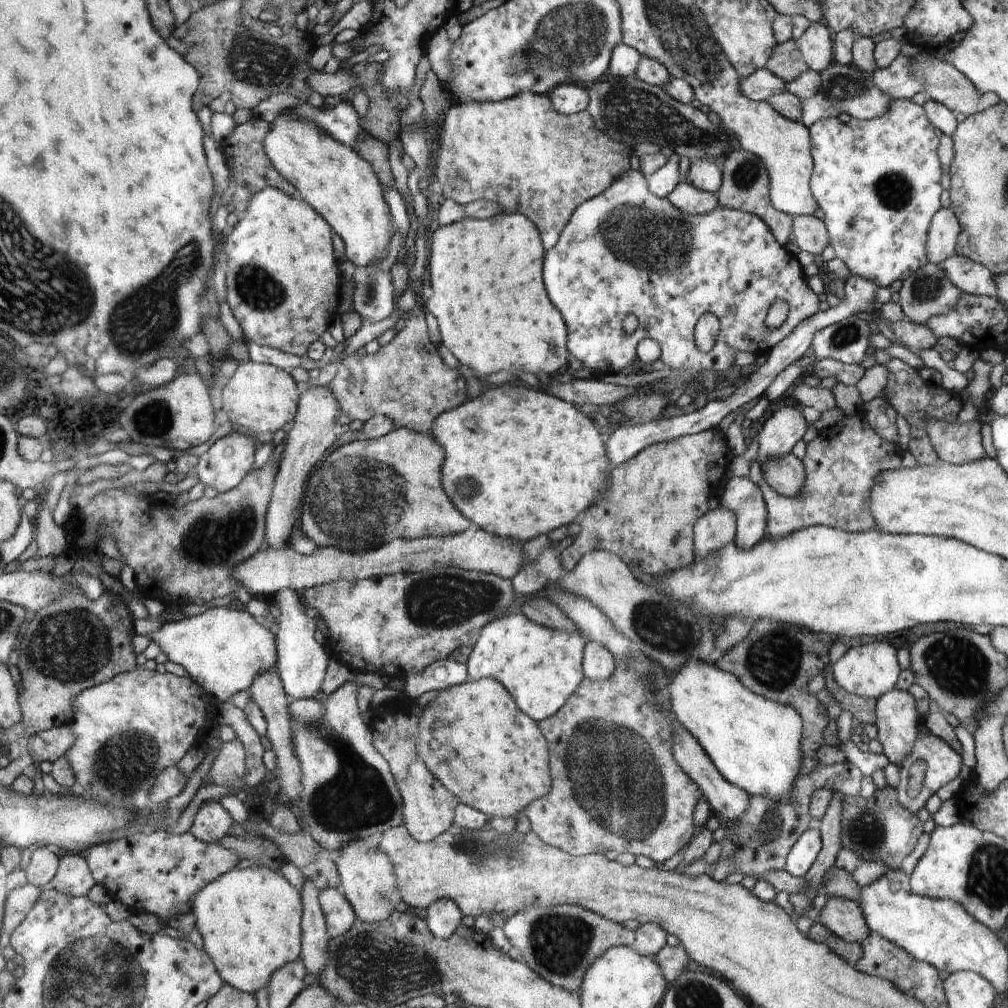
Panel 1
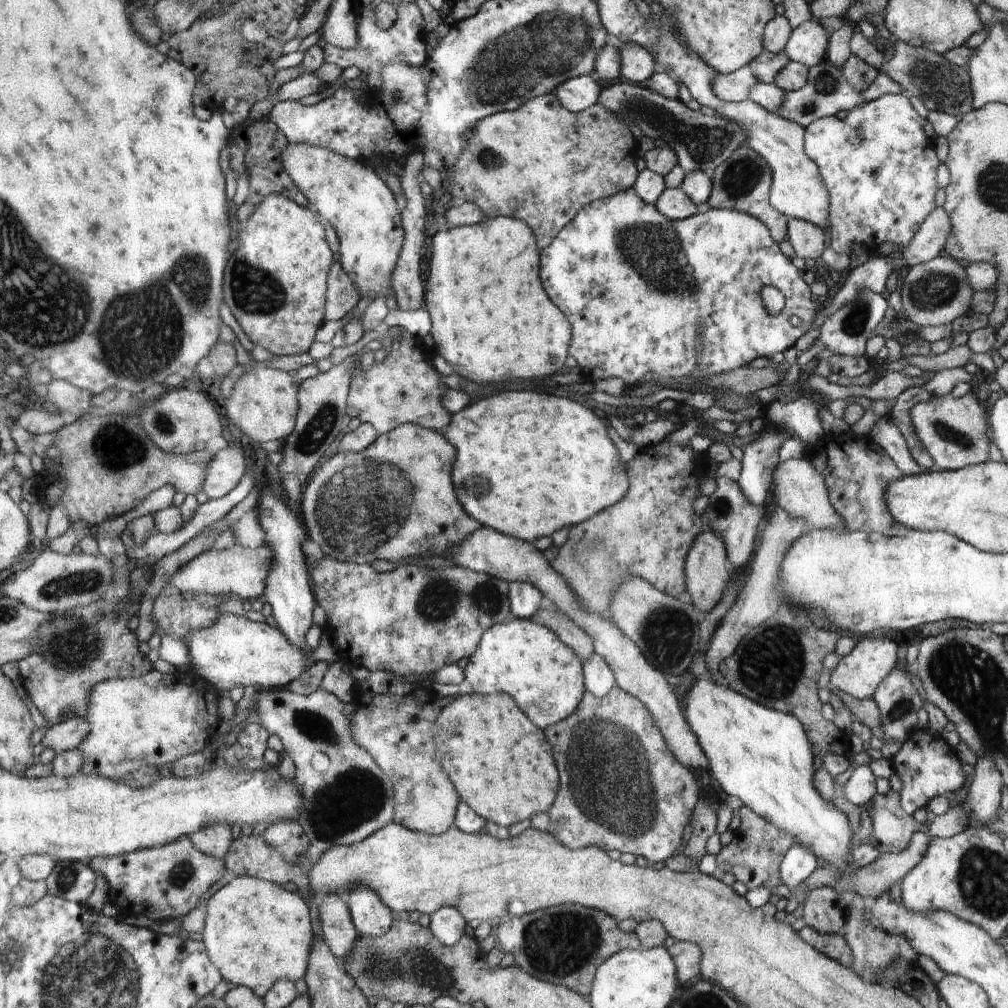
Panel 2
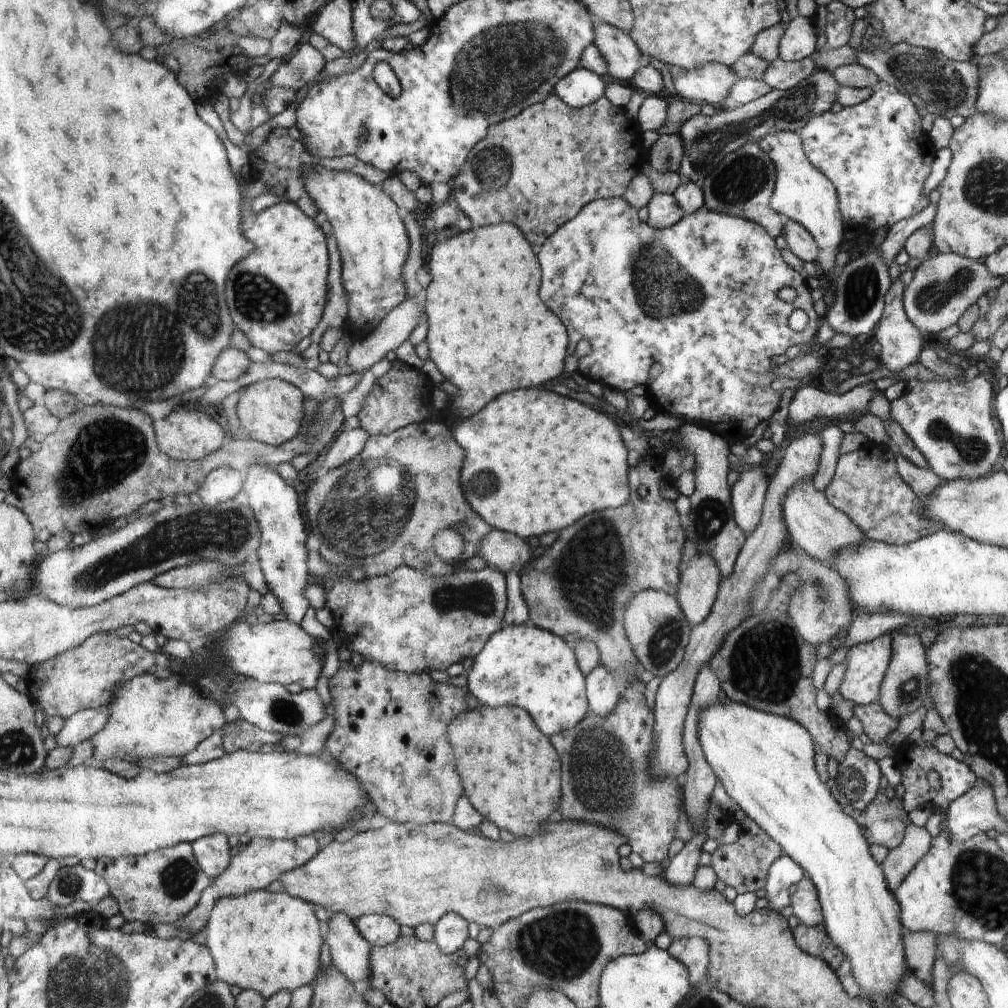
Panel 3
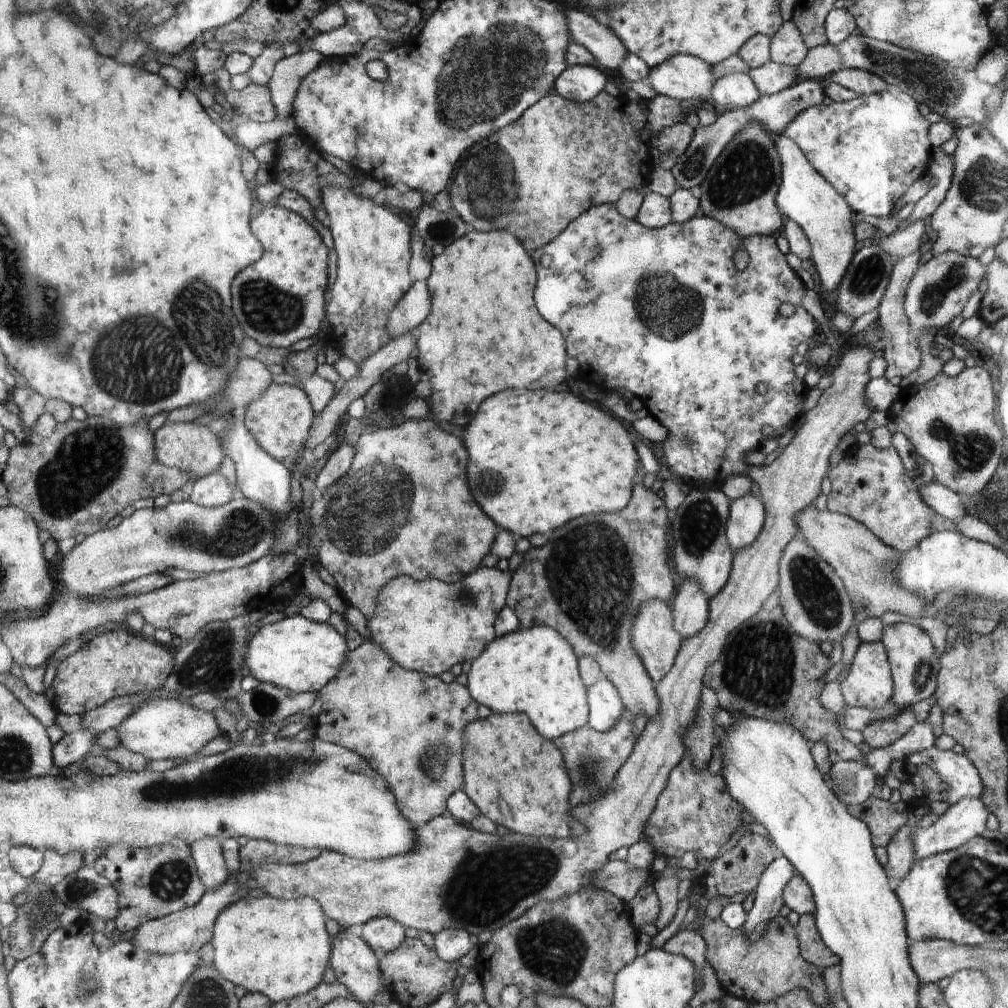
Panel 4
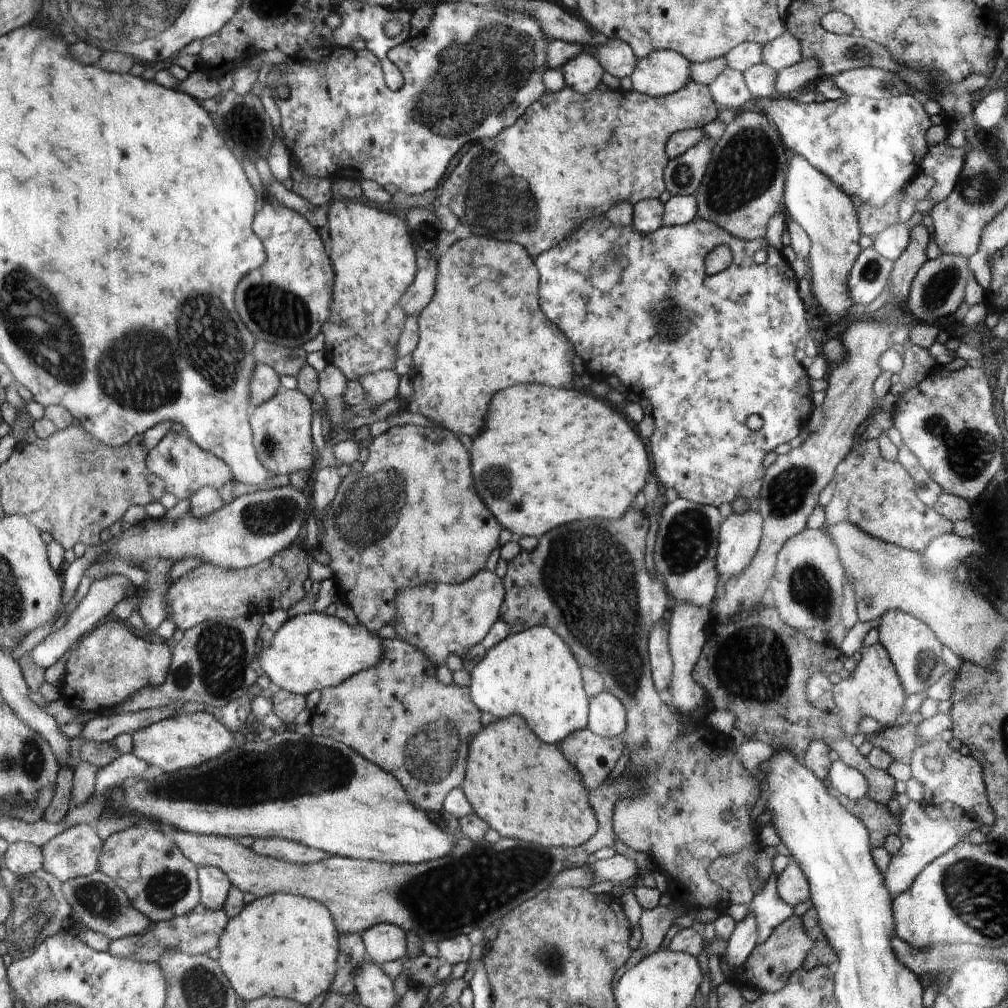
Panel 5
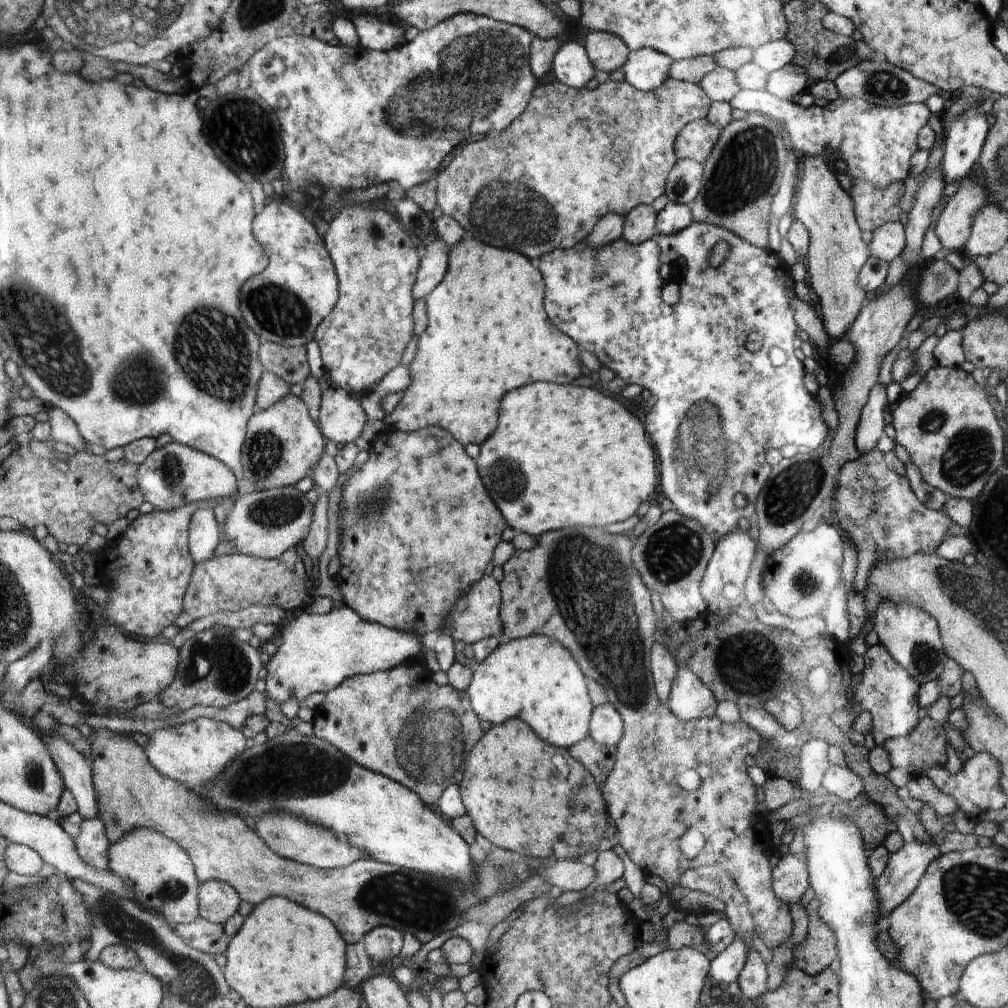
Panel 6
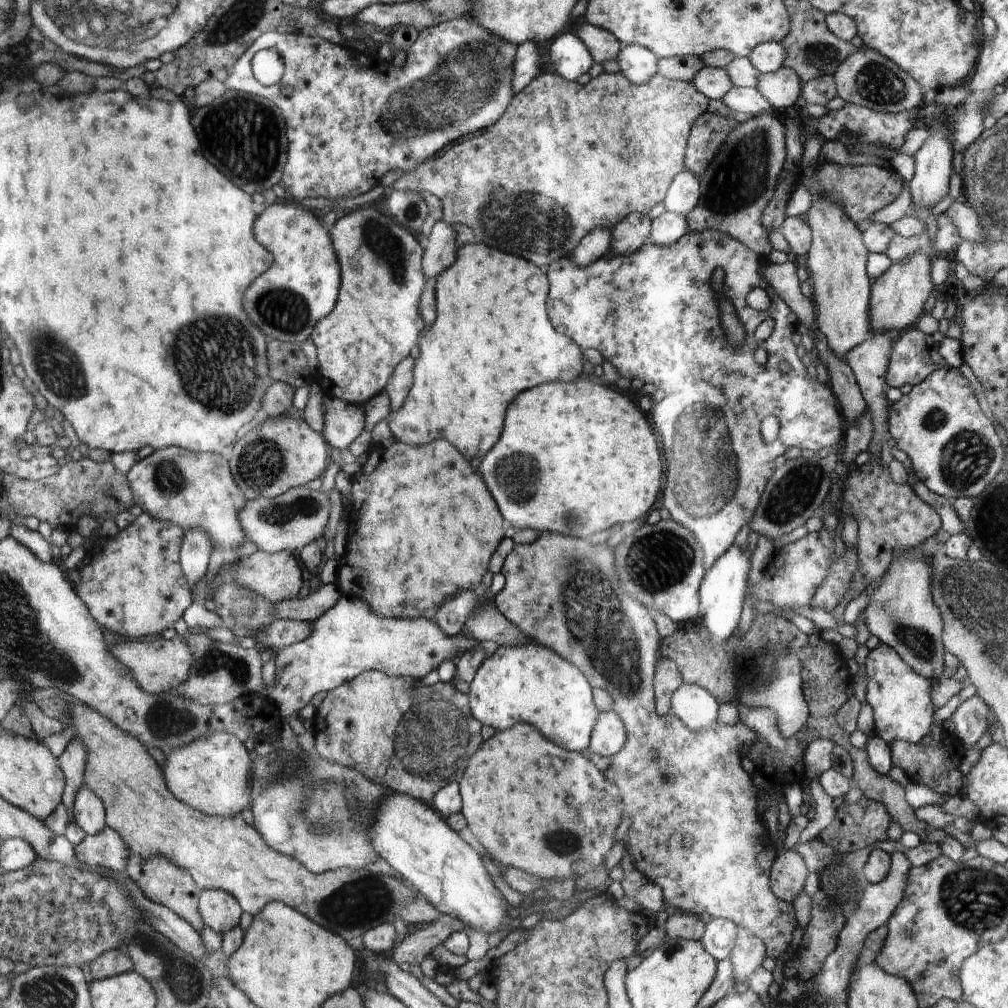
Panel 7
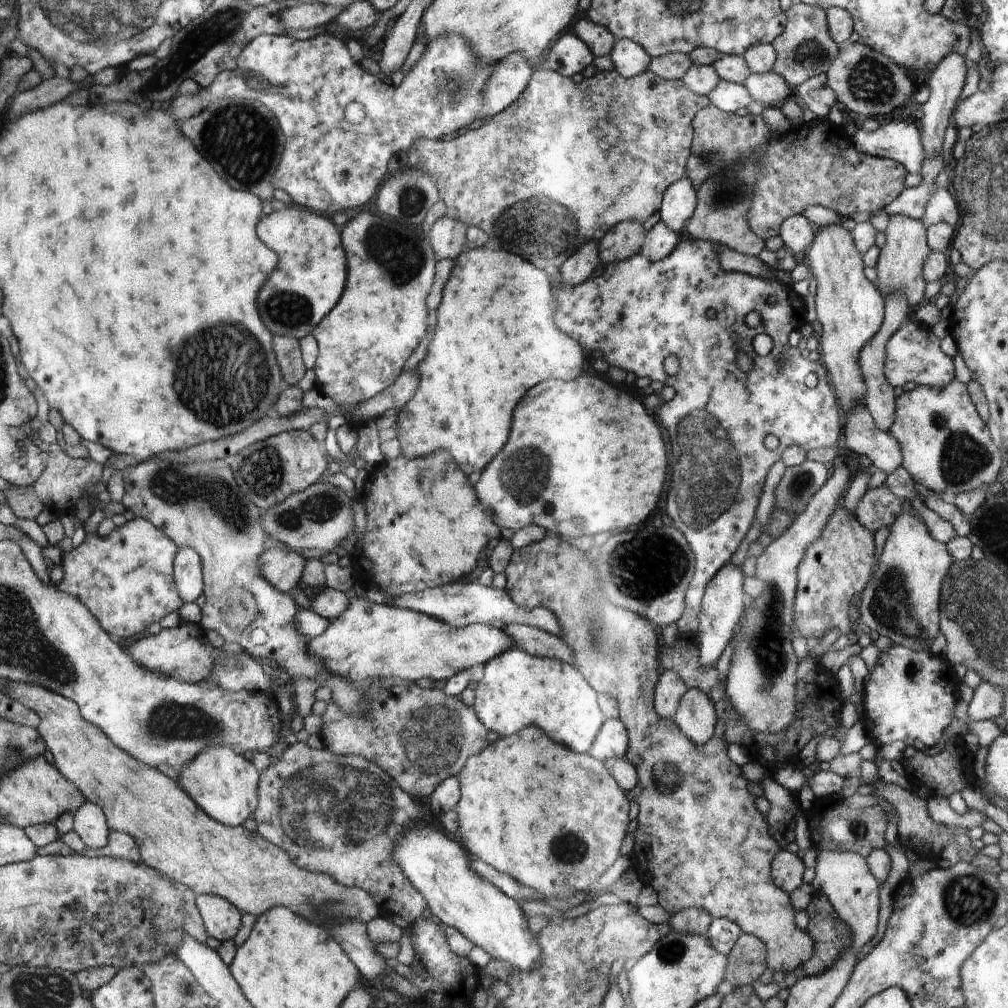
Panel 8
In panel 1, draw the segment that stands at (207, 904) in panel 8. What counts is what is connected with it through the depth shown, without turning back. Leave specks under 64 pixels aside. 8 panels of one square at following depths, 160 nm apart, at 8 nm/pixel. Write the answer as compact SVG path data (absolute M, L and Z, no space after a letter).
M209 801L201 804L196 812L190 832L202 842L217 843L220 838L229 834L233 822L220 802Z

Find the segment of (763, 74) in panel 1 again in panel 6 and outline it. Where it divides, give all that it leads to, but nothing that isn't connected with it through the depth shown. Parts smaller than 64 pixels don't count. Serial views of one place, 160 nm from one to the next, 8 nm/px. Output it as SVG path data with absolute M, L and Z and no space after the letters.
M644 47L629 52L622 72L628 84L648 92L661 87L670 78L669 70L673 62L673 58L667 54Z

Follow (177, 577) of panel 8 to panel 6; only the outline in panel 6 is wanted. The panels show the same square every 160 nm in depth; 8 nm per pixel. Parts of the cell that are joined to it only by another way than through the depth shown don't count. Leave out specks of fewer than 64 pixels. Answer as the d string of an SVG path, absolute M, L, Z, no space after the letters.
M212 506L199 508L189 524L189 553L194 565L208 561L221 540L222 528L216 522Z

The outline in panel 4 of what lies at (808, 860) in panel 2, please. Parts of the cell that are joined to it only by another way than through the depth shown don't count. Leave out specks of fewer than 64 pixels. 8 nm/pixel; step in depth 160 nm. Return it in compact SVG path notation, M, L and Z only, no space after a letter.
M781 855L764 869L754 890L754 906L747 912L742 929L754 942L764 931L767 924L782 910L785 905L784 887L796 874L790 861Z

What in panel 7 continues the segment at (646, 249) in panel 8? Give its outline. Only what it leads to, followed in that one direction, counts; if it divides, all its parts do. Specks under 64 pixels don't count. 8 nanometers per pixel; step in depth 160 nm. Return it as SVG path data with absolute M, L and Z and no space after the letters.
M665 210L658 218L651 221L648 244L657 247L670 246L688 230L687 218L683 214Z

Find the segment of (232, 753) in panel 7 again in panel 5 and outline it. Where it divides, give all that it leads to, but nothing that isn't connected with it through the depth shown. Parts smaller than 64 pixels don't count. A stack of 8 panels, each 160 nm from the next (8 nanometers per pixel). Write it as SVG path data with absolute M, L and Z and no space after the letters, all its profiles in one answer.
M206 711L182 714L175 718L160 718L154 724L136 730L132 738L134 738L133 753L156 771L166 774L193 769L194 766L212 761L213 758L218 758L222 753L234 748L234 733L224 728L212 714Z

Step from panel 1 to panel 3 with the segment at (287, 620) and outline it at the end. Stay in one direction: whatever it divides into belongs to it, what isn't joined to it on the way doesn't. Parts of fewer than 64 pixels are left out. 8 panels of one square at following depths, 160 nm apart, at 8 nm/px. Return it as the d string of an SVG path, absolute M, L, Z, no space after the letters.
M267 465L250 466L244 481L248 506L261 530L261 542L257 550L257 566L264 574L268 590L280 601L281 611L290 622L301 624L309 602L305 595L308 584L309 554L306 550L306 529L300 518L298 500L293 485L278 476Z

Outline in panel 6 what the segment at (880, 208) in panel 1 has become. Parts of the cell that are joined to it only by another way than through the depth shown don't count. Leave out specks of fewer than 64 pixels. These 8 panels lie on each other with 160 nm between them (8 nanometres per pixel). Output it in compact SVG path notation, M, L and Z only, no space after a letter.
M742 88L729 103L732 108L739 108L748 113L762 113L774 119L783 128L791 156L824 157L831 167L830 171L846 191L851 189L853 179L862 179L879 189L886 189L892 182L902 182L905 192L904 179L911 174L910 161L912 155L919 149L917 138L920 129L928 123L931 113L925 103L908 103L893 108L876 106L861 98L845 99L840 96L826 106L814 104L805 107L794 100L778 98L766 90L752 91Z

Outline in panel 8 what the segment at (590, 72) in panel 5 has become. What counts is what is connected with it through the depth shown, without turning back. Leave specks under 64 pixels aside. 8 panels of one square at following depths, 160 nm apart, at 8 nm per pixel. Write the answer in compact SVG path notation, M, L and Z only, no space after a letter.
M570 32L561 34L549 49L545 57L550 68L568 78L577 72L582 73L586 66L592 64L595 57L583 40Z

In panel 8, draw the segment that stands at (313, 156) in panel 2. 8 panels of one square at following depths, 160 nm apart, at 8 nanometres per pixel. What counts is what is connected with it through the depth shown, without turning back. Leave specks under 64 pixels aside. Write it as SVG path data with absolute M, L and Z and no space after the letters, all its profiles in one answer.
M366 212L343 226L342 238L346 238L346 254L350 254L350 286L346 286L346 298L338 302L338 310L313 330L320 348L313 368L317 375L315 390L330 396L338 406L364 404L388 389L404 372L410 354L428 332L426 296L435 280L436 258L424 236L410 232L406 225Z

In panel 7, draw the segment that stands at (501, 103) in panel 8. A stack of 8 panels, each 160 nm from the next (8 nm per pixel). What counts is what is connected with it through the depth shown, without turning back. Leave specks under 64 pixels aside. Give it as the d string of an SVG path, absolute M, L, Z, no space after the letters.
M524 41L517 48L518 52L516 52L513 66L513 94L520 92L537 76L543 49L540 44L532 41Z

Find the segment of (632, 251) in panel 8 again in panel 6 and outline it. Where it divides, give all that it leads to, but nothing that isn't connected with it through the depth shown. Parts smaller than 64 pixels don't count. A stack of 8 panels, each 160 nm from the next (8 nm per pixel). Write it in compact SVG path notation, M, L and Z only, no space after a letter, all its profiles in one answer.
M652 205L635 206L624 217L622 238L633 245L652 238L656 234L655 229L657 212Z

